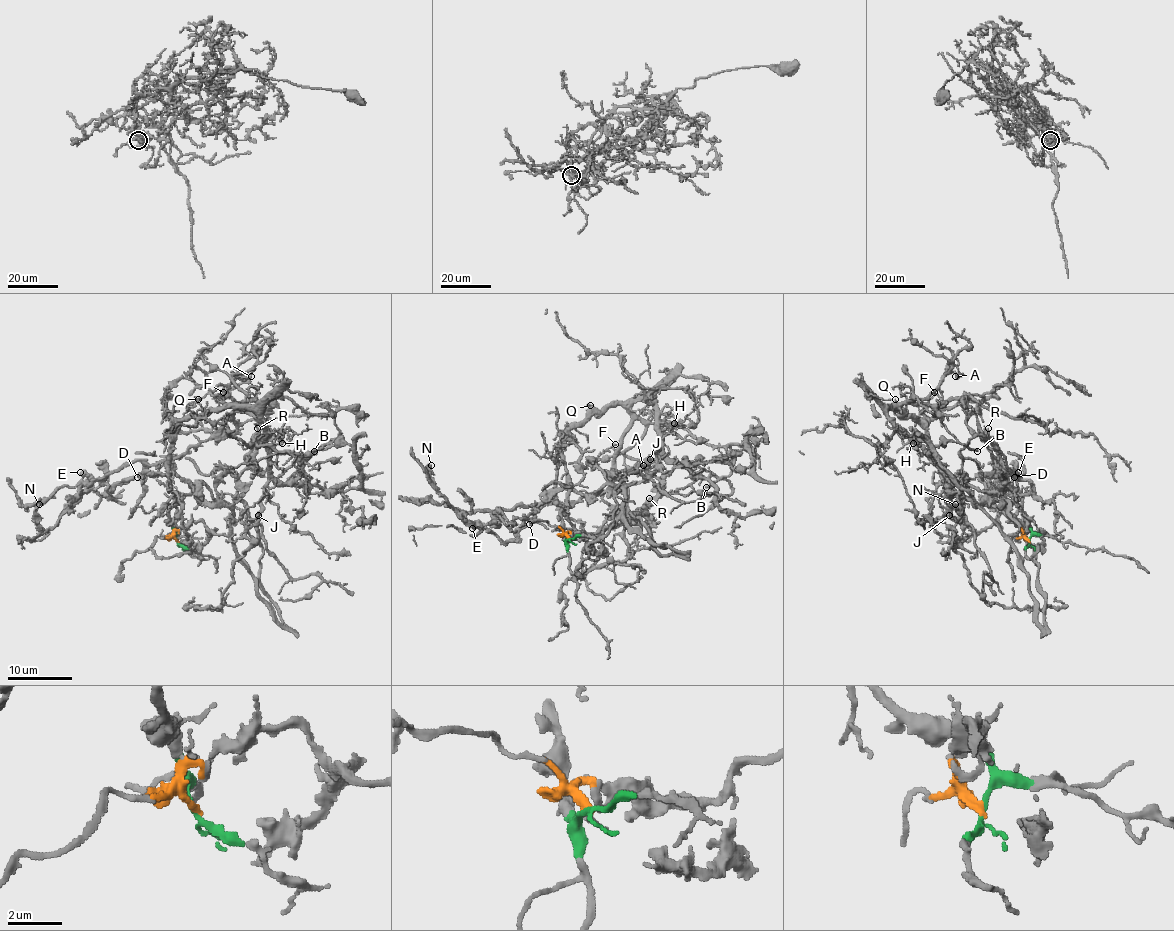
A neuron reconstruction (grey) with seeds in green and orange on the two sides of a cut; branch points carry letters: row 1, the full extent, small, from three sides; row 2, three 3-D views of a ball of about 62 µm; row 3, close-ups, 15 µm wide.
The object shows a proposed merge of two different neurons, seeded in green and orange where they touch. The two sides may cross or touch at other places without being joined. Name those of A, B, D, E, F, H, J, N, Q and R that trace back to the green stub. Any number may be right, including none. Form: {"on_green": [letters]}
{"on_green": ["A", "B", "F", "H", "J", "Q"]}

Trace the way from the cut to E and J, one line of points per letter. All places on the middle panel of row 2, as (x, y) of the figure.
E: (569, 538), (599, 536), (615, 523), (620, 489), (554, 489), (538, 509), (499, 509), (488, 525), (472, 528)
J: (569, 538), (561, 446), (572, 428), (649, 397), (659, 457), (645, 476), (649, 459)

